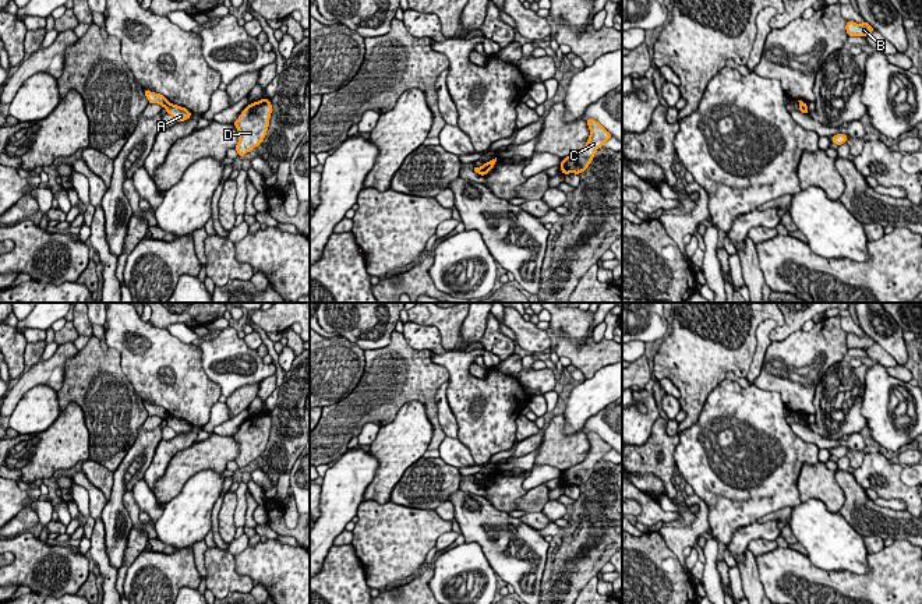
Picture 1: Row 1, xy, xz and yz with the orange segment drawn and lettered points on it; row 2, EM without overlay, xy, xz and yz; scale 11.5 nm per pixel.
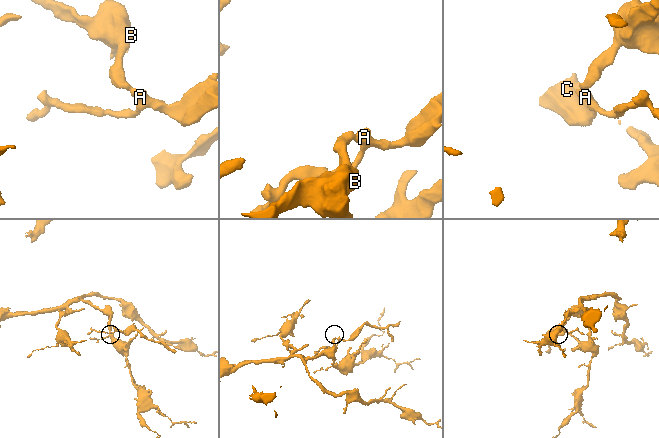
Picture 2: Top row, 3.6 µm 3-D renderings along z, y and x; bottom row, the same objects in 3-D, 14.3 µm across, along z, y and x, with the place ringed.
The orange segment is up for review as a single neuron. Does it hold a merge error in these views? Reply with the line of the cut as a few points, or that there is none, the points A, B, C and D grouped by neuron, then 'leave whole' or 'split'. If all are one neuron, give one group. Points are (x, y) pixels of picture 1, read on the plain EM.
xy (169, 416), (165, 419) | A C D / B | split

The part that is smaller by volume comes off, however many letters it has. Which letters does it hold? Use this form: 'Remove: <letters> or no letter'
Remove: A, C, D

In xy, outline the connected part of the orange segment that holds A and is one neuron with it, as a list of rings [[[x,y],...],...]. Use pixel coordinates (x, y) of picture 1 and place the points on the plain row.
[[[169,416],[166,418],[166,425],[174,430],[176,434],[184,434],[191,430],[191,424],[187,423],[186,420]]]

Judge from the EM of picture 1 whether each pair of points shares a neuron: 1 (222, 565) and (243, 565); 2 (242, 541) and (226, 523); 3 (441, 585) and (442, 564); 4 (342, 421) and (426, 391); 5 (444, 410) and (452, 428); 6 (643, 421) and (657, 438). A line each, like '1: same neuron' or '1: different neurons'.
1: different neurons
2: different neurons
3: same neuron
4: same neuron
5: same neuron
6: different neurons

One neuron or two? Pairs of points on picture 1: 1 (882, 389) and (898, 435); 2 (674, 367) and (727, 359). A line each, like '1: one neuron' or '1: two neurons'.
1: one neuron
2: one neuron

